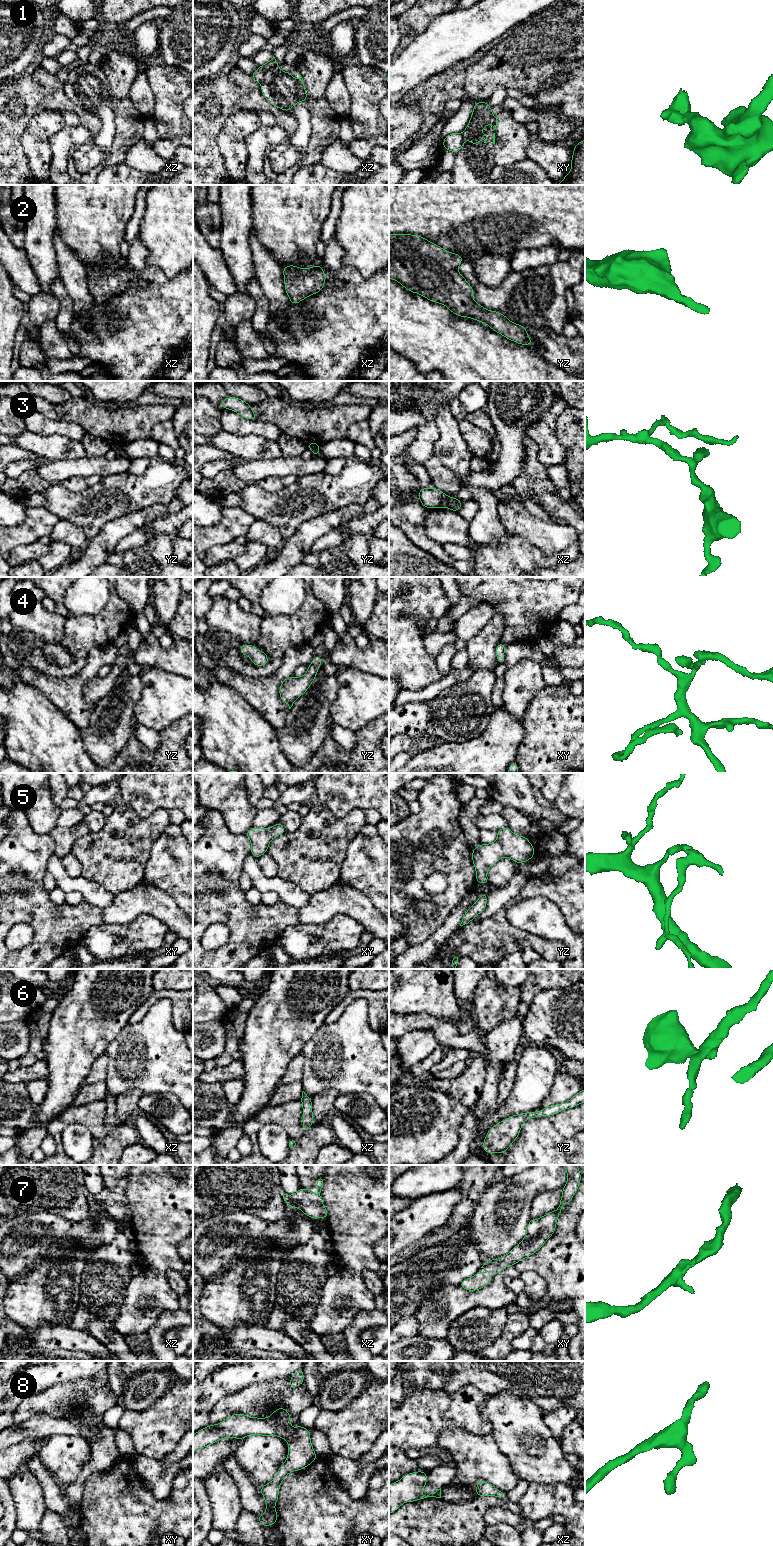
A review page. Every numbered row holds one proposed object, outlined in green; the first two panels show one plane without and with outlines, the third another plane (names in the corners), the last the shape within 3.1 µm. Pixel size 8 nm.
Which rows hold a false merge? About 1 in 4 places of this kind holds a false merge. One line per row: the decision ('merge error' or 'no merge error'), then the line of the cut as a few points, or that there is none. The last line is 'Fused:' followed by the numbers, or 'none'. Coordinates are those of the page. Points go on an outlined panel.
1: merge error; cut xz (276, 66), (260, 83)
2: no merge error; cut none
3: merge error; cut yz (308, 446), (318, 449)
4: no merge error; cut none
5: no merge error; cut none
6: no merge error; cut none
7: no merge error; cut none
8: no merge error; cut none
Fused: 1, 3

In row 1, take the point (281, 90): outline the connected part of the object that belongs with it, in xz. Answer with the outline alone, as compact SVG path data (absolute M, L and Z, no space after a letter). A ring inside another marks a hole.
M274 67L261 82L263 96L271 105L290 113L290 108L300 101L307 102L307 91L304 87L304 81L299 72L298 75L300 78L295 79L290 72L282 71L280 68Z

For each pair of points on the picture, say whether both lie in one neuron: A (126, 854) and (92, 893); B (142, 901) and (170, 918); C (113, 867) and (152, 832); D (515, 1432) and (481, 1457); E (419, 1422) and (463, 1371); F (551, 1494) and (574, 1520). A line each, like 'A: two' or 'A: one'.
A: two
B: one
C: one
D: two
E: two
F: one

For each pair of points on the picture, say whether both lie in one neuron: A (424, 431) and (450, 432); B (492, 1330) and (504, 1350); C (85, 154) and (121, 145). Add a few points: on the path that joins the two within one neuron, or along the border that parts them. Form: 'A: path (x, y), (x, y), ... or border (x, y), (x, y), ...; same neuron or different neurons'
A: border (437, 409), (436, 426), (439, 438), (433, 455); different neurons
B: border (507, 1321), (502, 1333), (492, 1343), (479, 1350); different neurons
C: border (116, 124), (113, 147), (110, 153), (97, 165); different neurons

